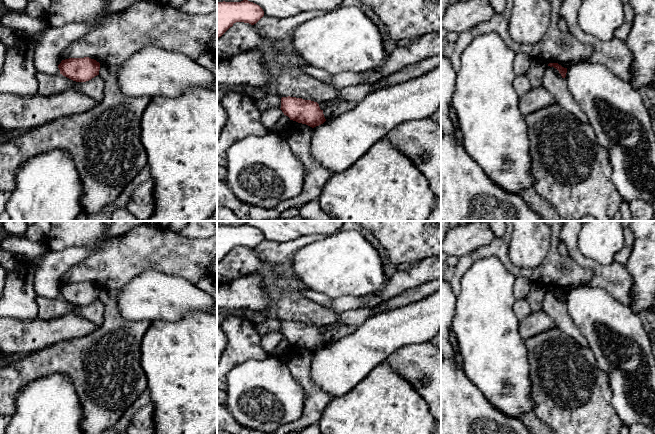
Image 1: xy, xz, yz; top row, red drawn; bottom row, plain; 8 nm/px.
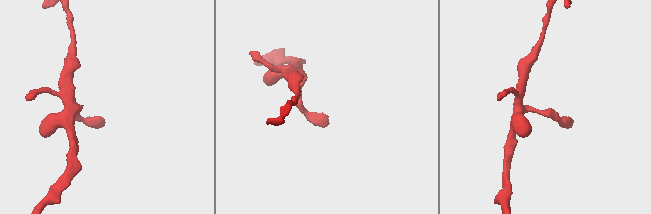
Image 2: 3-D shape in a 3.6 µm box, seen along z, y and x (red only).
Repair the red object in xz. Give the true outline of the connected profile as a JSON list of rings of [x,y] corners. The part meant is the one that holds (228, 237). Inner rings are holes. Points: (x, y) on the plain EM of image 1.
[[[247,223],[241,226],[217,227],[217,262],[236,246],[256,248],[264,240],[263,233]]]

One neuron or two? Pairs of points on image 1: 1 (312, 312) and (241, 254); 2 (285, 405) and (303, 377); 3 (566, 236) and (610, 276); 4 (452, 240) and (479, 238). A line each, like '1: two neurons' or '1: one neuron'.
1: one neuron
2: two neurons
3: one neuron
4: one neuron

